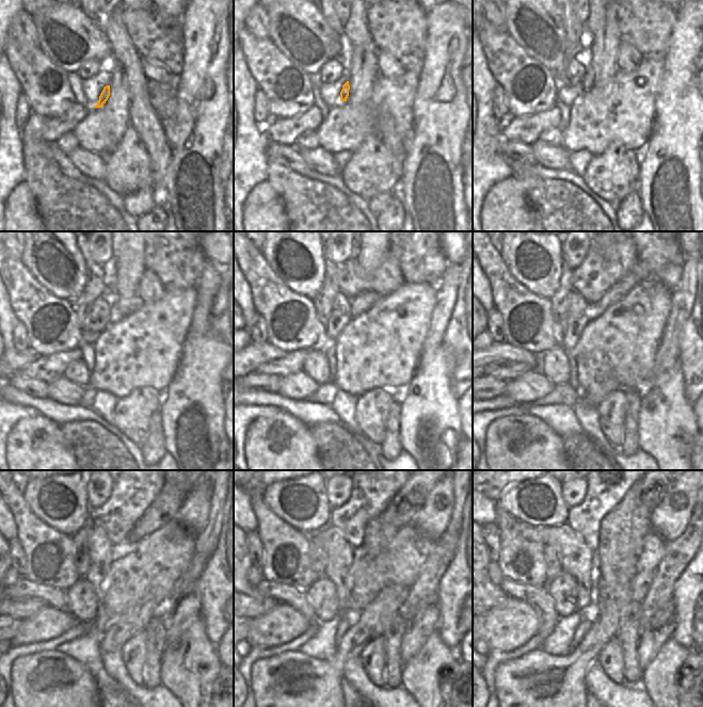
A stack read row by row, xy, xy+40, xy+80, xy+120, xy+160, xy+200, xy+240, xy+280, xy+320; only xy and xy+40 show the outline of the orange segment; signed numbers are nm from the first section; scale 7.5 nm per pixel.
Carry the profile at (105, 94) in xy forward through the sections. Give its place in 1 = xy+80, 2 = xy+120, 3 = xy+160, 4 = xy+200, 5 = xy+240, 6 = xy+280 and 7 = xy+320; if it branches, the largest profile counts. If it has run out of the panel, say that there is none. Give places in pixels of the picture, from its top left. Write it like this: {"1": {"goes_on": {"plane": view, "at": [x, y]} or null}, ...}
{"1": {"goes_on": {"plane": "xy+80", "at": [588, 82]}}, "2": {"goes_on": {"plane": "xy+120", "at": [114, 307]}}, "3": {"goes_on": {"plane": "xy+160", "at": [360, 304]}}, "4": {"goes_on": {"plane": "xy+200", "at": [640, 272]}}, "5": {"goes_on": {"plane": "xy+240", "at": [164, 508]}}, "6": {"goes_on": {"plane": "xy+280", "at": [401, 510]}}, "7": {"goes_on": {"plane": "xy+320", "at": [652, 493]}}}

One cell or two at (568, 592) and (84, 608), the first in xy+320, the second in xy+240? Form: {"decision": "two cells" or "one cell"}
{"decision": "one cell"}

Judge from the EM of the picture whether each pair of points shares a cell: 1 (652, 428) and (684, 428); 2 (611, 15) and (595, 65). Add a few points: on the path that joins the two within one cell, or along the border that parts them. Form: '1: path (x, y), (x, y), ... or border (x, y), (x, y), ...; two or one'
1: path (659, 428), (676, 428); one
2: path (609, 28), (607, 39), (603, 45), (603, 52); one

